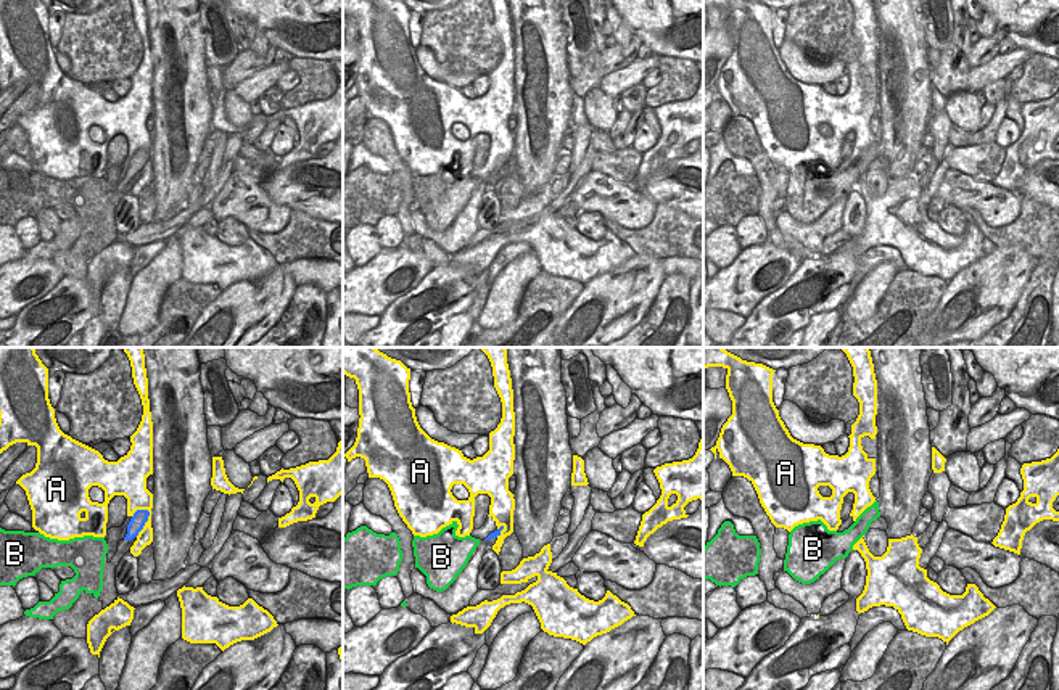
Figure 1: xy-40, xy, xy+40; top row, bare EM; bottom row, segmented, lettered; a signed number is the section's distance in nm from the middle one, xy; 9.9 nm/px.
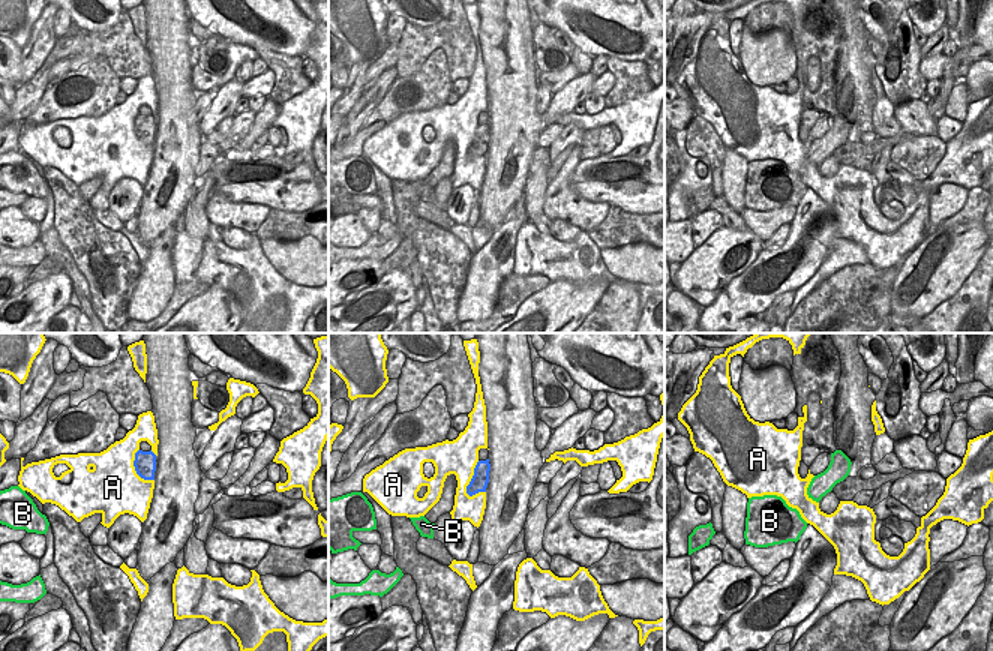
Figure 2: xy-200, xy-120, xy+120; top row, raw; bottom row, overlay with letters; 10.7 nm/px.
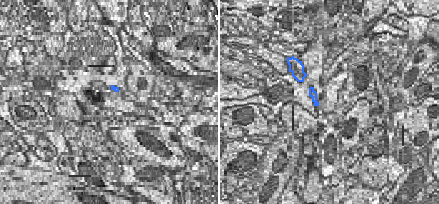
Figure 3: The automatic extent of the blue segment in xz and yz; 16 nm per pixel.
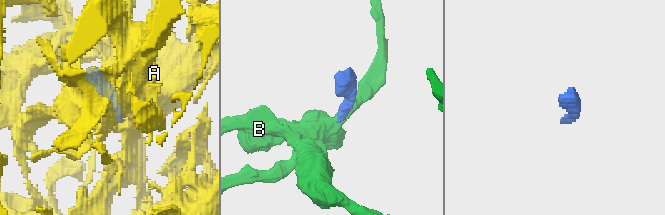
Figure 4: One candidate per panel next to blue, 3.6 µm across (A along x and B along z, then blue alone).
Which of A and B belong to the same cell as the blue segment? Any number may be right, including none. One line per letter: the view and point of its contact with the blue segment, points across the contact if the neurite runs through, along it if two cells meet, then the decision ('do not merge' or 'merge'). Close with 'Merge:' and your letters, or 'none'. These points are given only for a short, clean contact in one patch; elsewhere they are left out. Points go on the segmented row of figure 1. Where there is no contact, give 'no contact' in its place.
A: xy-40 (145, 521) | do not merge
B: no contact | do not merge
Merge: none

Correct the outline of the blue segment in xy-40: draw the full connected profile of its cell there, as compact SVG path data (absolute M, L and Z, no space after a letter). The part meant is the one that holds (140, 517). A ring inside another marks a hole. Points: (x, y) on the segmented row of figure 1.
M137 510L127 524L127 534L122 540L119 540L117 552L113 560L108 560L105 555L105 568L103 568L103 589L100 592L100 602L103 603L103 610L114 603L119 597L116 589L116 566L122 560L122 557L130 552L130 547L137 540L138 532L143 529L148 521L148 510Z

